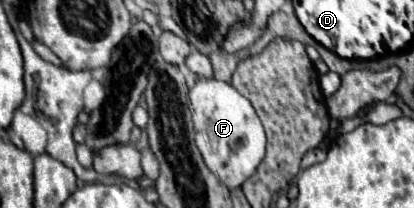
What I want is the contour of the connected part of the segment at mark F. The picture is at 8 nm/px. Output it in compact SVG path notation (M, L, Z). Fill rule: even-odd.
M198 78L188 94L188 108L192 112L196 146L206 162L206 166L222 182L236 180L228 186L238 188L238 182L250 178L266 152L266 136L248 98L244 98L232 84L220 80ZM234 172L234 174L226 174Z

